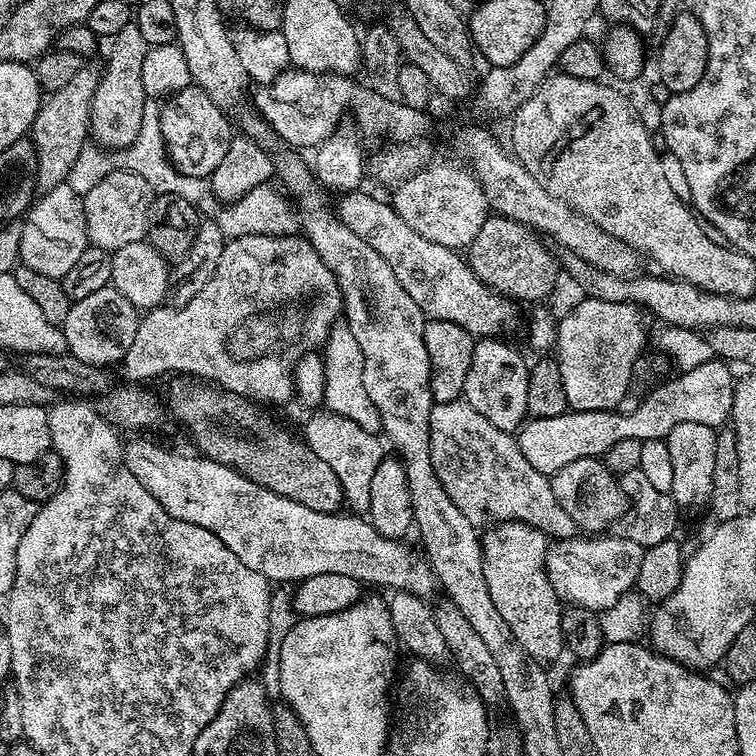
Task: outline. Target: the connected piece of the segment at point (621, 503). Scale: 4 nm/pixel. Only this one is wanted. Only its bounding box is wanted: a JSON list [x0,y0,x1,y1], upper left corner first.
[550,456,626,534]

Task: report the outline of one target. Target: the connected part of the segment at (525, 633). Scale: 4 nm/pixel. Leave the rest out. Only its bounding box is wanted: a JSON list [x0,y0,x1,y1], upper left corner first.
[482,520,566,666]

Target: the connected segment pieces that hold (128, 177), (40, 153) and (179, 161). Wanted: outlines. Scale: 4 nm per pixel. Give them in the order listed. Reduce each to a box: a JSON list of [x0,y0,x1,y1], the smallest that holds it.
[[83,170,154,254],[32,66,99,191],[160,86,234,177]]

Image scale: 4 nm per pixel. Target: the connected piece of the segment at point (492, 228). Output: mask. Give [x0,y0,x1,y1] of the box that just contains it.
[466,214,562,302]

